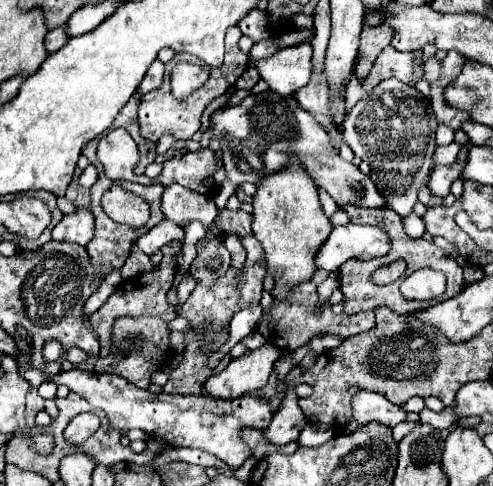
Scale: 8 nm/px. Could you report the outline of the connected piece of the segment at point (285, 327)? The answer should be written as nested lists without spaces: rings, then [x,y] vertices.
[[[302,282],[298,286],[292,288],[292,292],[288,294],[288,298],[284,300],[276,300],[272,302],[270,310],[266,310],[260,318],[260,324],[256,326],[256,330],[260,330],[260,334],[270,342],[276,344],[280,350],[298,350],[300,346],[308,344],[314,336],[322,336],[322,334],[340,334],[342,338],[366,332],[375,326],[374,310],[367,310],[355,315],[348,314],[332,314],[330,304],[326,302],[322,308],[322,314],[316,316],[314,308],[318,304],[318,292],[316,286],[312,282]]]

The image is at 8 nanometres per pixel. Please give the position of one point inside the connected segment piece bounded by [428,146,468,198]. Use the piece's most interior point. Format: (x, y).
(442, 176)

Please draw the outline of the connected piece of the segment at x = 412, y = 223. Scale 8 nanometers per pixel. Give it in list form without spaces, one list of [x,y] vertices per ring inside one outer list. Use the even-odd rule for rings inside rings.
[[[410,212],[408,216],[402,218],[402,224],[404,224],[404,230],[408,236],[412,238],[422,238],[422,232],[424,232],[424,226],[422,226],[422,218],[416,216],[414,212]]]

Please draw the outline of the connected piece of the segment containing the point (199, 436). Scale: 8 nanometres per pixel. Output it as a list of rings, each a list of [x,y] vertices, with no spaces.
[[[80,368],[58,372],[52,380],[54,384],[66,384],[72,392],[86,398],[94,408],[102,408],[108,414],[110,428],[126,432],[130,428],[140,428],[154,438],[162,438],[168,446],[198,448],[224,460],[234,470],[250,456],[248,444],[242,440],[240,432],[244,426],[268,428],[268,418],[272,416],[270,404],[264,398],[242,396],[236,400],[218,400],[210,396],[180,396],[180,394],[152,394],[132,386],[118,374],[96,374]]]

